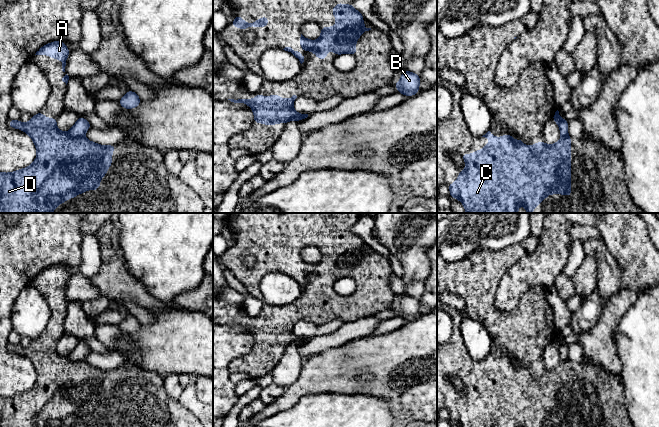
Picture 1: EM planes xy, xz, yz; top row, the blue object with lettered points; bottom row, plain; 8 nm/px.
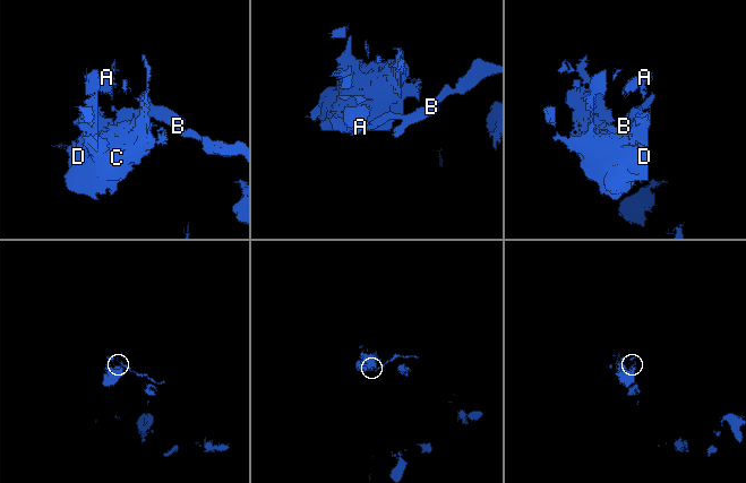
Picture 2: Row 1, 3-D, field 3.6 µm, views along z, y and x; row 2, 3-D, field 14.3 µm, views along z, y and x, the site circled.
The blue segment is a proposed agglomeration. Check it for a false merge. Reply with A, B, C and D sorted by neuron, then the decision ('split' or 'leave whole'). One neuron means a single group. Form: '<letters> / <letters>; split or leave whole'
A C D / B; split

